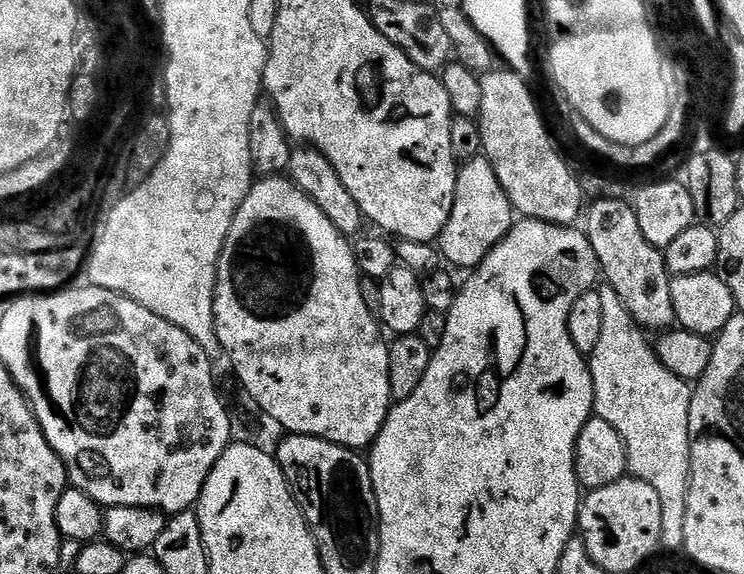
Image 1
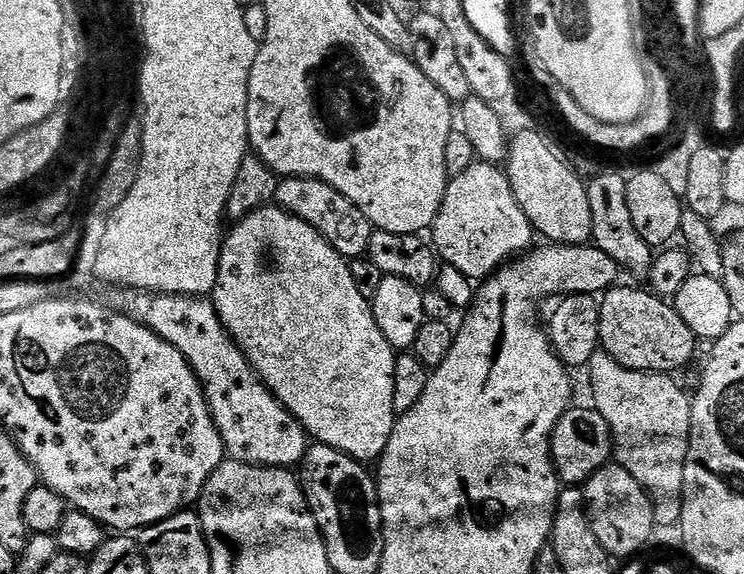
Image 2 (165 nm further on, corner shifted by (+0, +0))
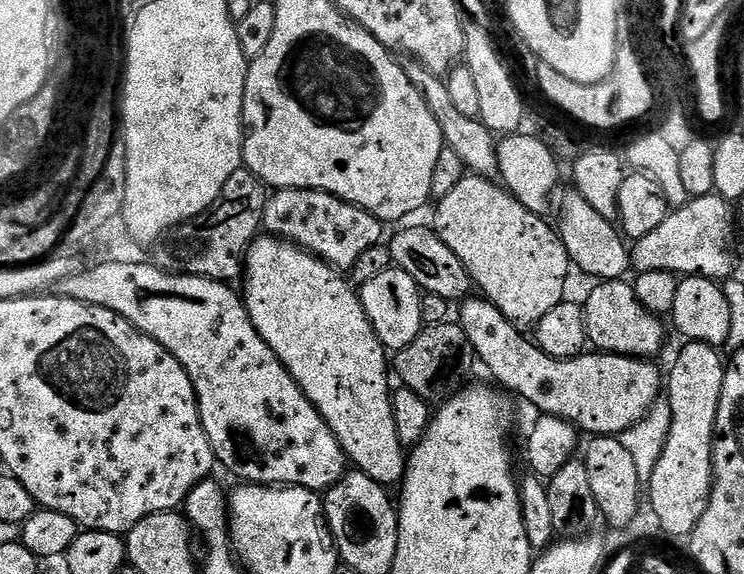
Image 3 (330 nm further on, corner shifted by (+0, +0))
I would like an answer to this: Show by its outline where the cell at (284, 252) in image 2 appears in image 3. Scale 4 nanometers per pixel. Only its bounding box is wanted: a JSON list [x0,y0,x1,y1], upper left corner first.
[242,234,406,486]

